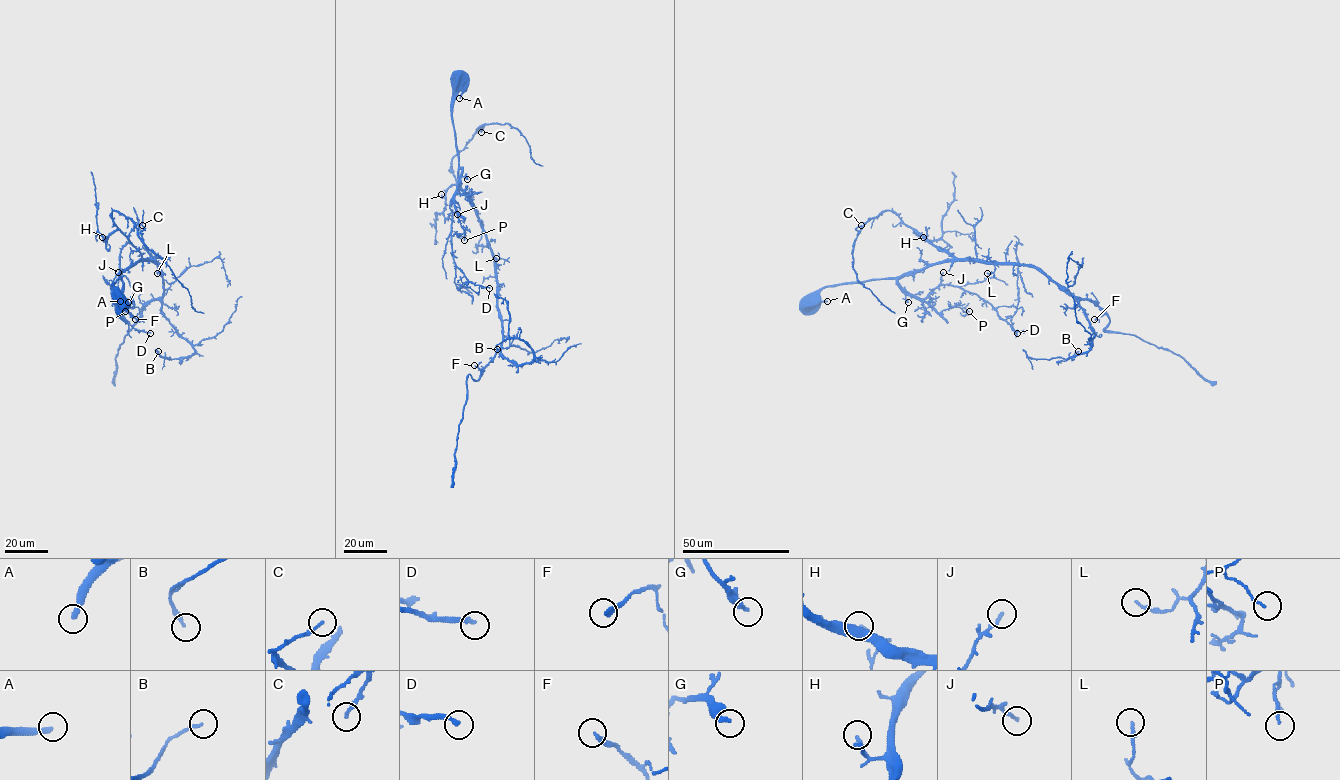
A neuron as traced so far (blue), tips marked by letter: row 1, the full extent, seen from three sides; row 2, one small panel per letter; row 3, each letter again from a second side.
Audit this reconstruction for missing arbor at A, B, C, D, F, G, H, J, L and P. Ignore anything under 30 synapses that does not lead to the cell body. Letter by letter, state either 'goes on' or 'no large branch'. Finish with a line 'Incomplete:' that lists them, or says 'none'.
A: no large branch
B: no large branch
C: no large branch
D: no large branch
F: no large branch
G: no large branch
H: no large branch
J: no large branch
L: no large branch
P: no large branch
Incomplete: none

